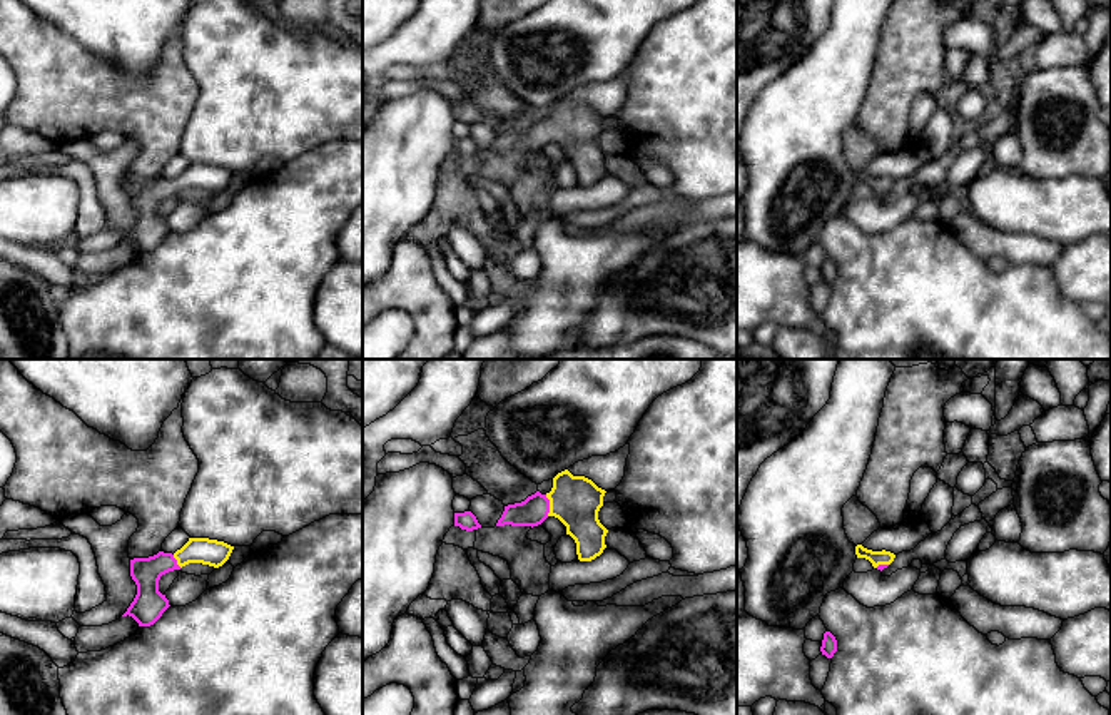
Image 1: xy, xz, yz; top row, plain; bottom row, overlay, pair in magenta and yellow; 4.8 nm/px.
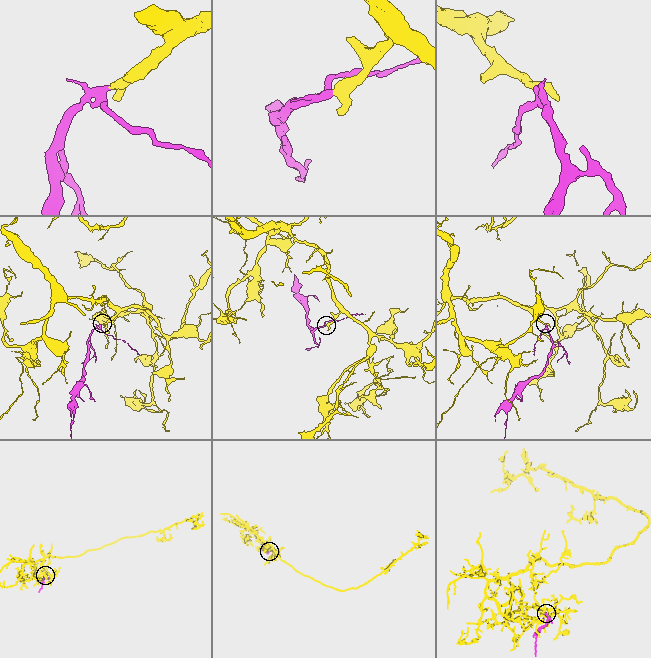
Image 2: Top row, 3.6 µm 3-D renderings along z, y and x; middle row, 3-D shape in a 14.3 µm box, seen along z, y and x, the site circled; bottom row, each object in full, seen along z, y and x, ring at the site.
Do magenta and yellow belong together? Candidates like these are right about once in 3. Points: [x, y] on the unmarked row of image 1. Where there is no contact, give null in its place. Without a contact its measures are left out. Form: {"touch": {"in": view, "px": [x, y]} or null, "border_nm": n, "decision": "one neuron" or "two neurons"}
{"touch": {"in": "xz", "px": [548, 131]}, "border_nm": 110, "decision": "one neuron"}

